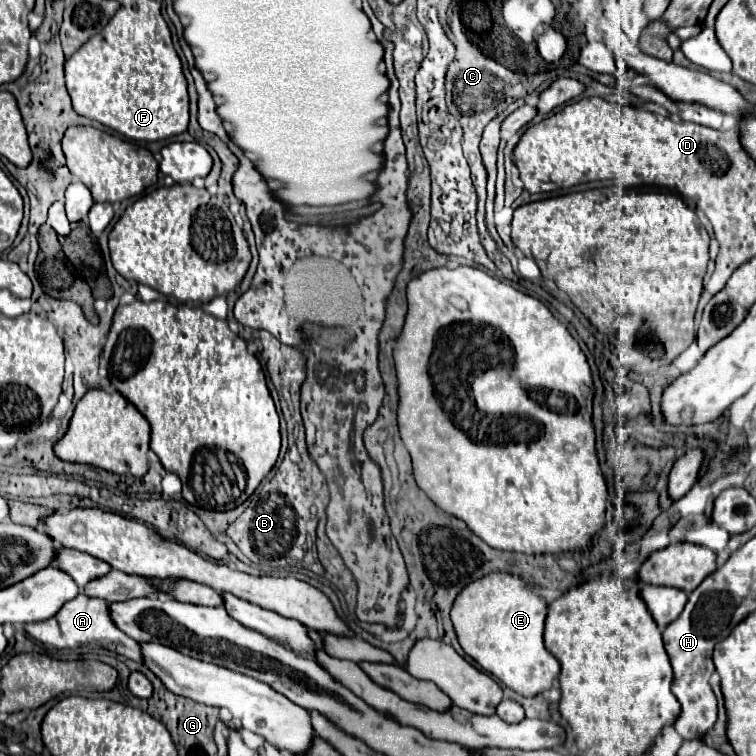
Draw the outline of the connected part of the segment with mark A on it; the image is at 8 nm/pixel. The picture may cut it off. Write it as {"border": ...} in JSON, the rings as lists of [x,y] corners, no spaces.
{"border":[[[76,596],[76,600],[70,600],[64,604],[64,608],[54,616],[52,620],[46,620],[44,624],[30,624],[26,626],[28,634],[42,644],[54,646],[54,648],[76,648],[76,646],[88,646],[88,648],[106,648],[116,654],[122,654],[134,662],[144,662],[142,648],[136,640],[132,640],[128,634],[124,634],[112,620],[110,614],[110,602],[104,598],[90,598],[90,596]]]}

